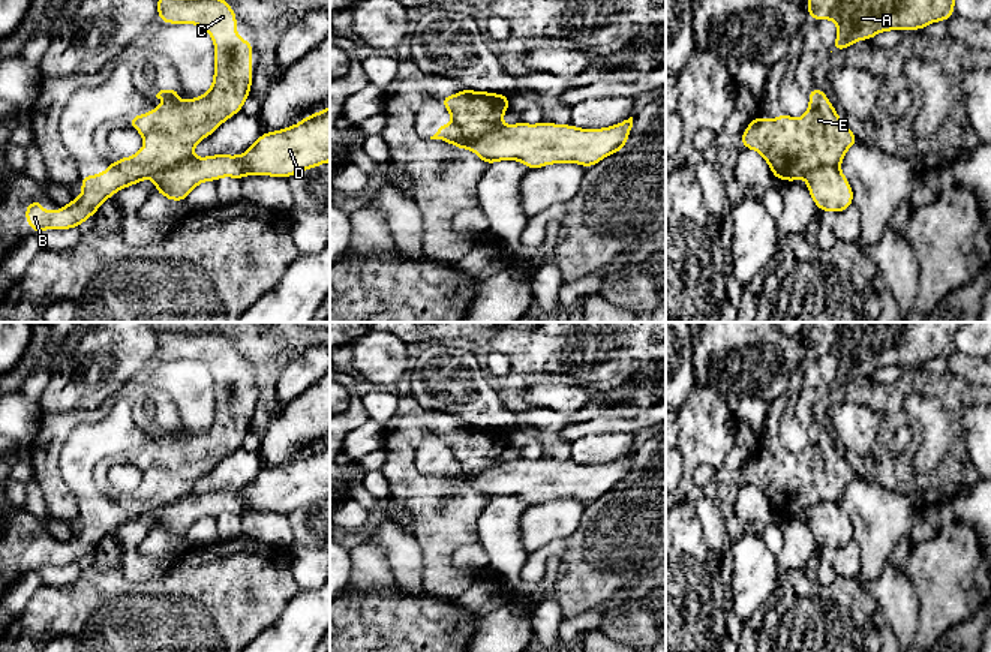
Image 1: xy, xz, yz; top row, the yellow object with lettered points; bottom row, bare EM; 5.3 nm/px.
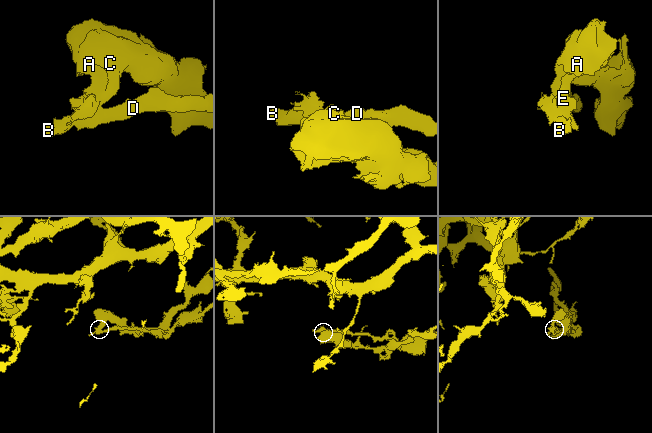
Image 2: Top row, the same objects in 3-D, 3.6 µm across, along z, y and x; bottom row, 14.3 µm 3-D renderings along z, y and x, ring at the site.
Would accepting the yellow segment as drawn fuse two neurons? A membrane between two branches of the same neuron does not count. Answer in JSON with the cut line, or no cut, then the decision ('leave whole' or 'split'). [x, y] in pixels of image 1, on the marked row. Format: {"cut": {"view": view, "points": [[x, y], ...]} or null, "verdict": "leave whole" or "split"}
{"cut": {"view": "xz", "points": [[453, 123], [470, 138], [502, 125]]}, "verdict": "split"}

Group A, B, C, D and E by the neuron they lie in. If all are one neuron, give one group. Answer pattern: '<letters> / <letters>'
A C E / B D

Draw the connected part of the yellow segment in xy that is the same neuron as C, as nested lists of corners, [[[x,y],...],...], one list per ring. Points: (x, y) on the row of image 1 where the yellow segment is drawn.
[[[156,0],[156,3],[160,21],[201,25],[208,31],[214,43],[214,75],[213,85],[205,94],[178,100],[180,87],[160,90],[156,97],[166,99],[166,103],[160,103],[151,112],[127,120],[130,127],[141,133],[147,148],[139,148],[130,157],[117,159],[115,165],[120,171],[135,178],[151,177],[190,156],[201,139],[208,138],[222,123],[241,111],[244,100],[250,96],[253,81],[252,42],[237,36],[238,19],[226,0]]]

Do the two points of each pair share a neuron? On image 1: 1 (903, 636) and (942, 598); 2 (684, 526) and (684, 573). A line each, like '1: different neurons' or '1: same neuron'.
1: different neurons
2: same neuron

